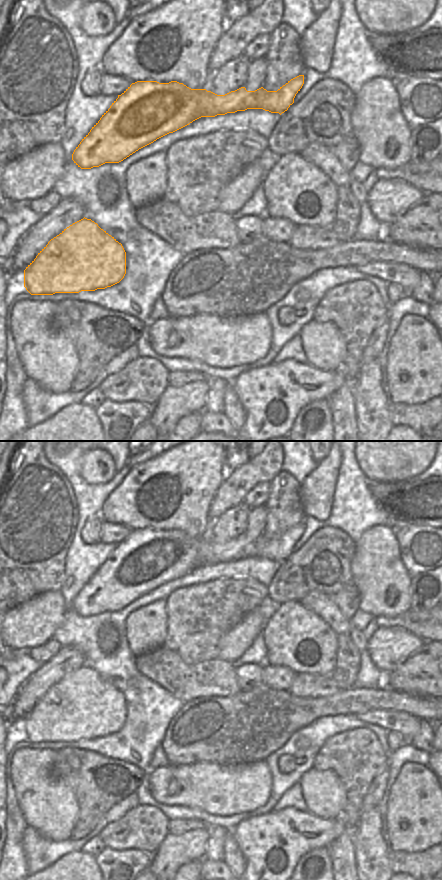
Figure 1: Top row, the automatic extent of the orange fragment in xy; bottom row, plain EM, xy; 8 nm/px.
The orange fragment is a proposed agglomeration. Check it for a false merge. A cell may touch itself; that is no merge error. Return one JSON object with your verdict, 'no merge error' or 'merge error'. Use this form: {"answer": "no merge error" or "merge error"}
{"answer": "no merge error"}

